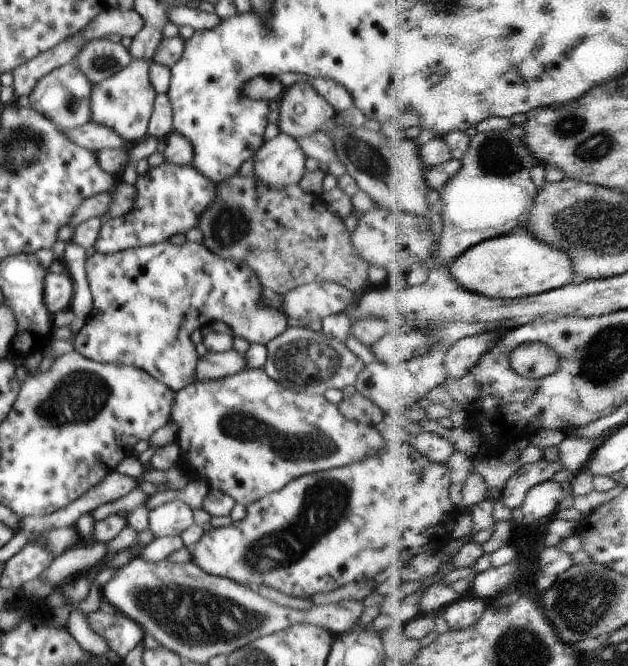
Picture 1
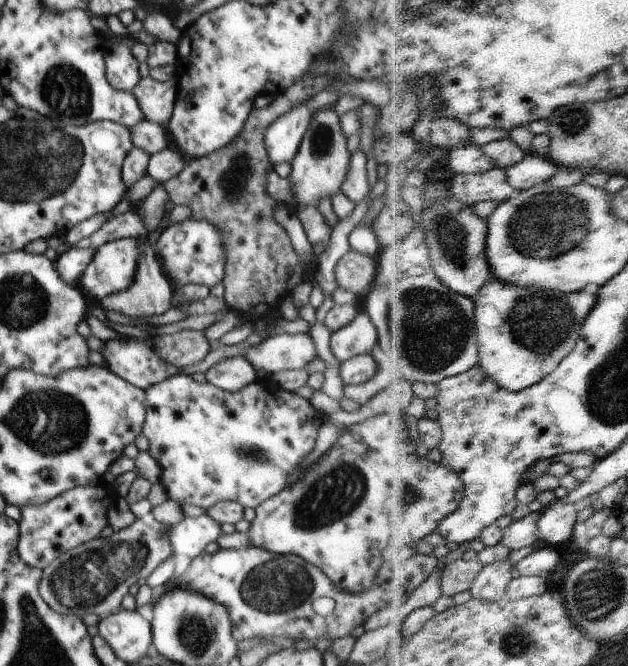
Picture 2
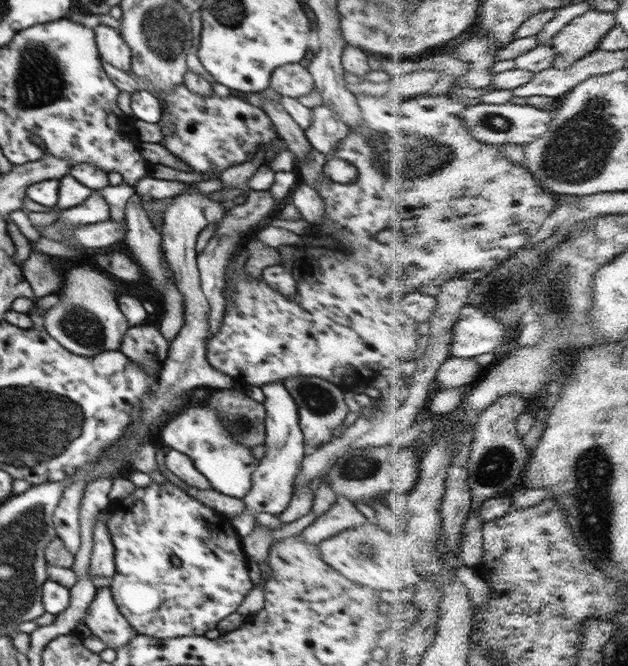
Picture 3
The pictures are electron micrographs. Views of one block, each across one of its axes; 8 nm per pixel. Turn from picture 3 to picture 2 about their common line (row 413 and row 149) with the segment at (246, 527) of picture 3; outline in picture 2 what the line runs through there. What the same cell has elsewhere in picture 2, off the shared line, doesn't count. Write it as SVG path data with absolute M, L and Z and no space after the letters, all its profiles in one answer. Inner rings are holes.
M302 103L268 126L264 133L264 144L273 165L292 162L312 116L312 112Z

